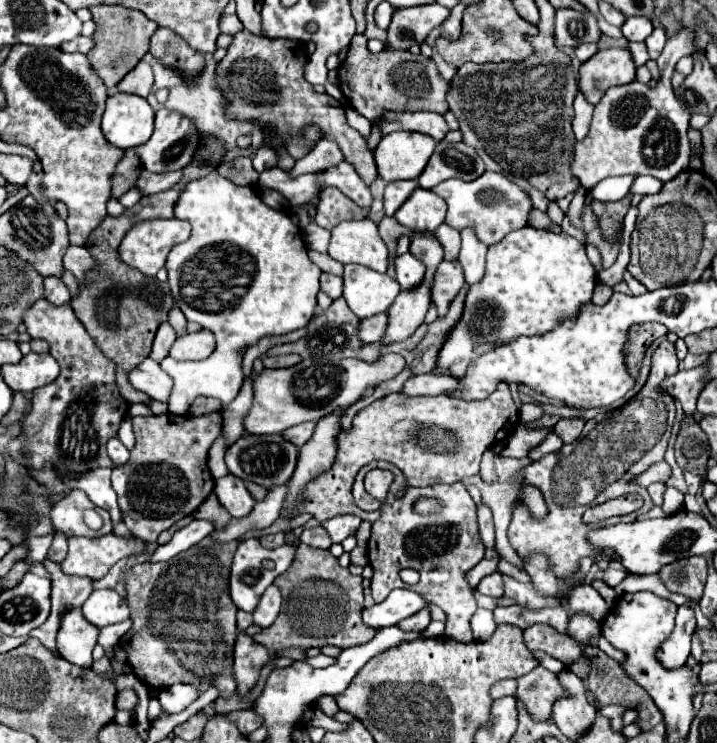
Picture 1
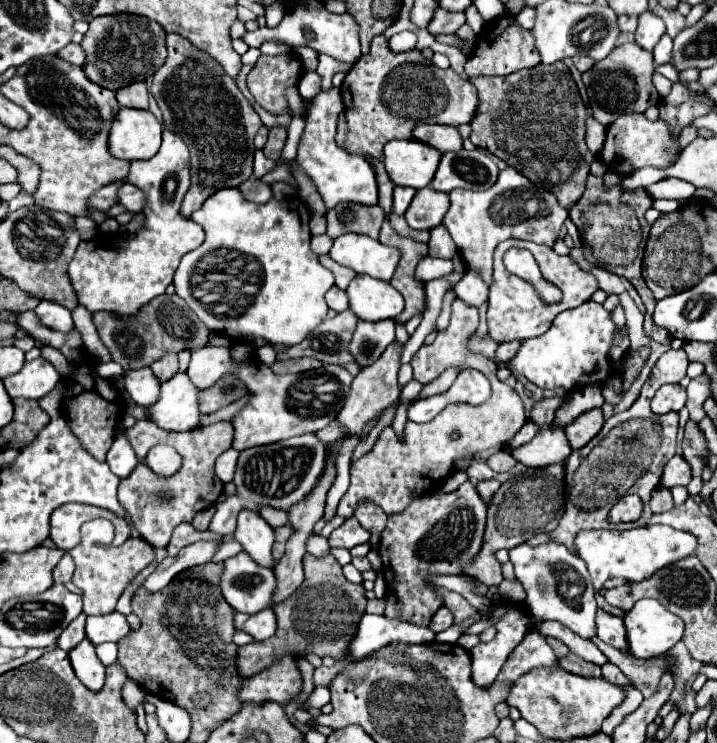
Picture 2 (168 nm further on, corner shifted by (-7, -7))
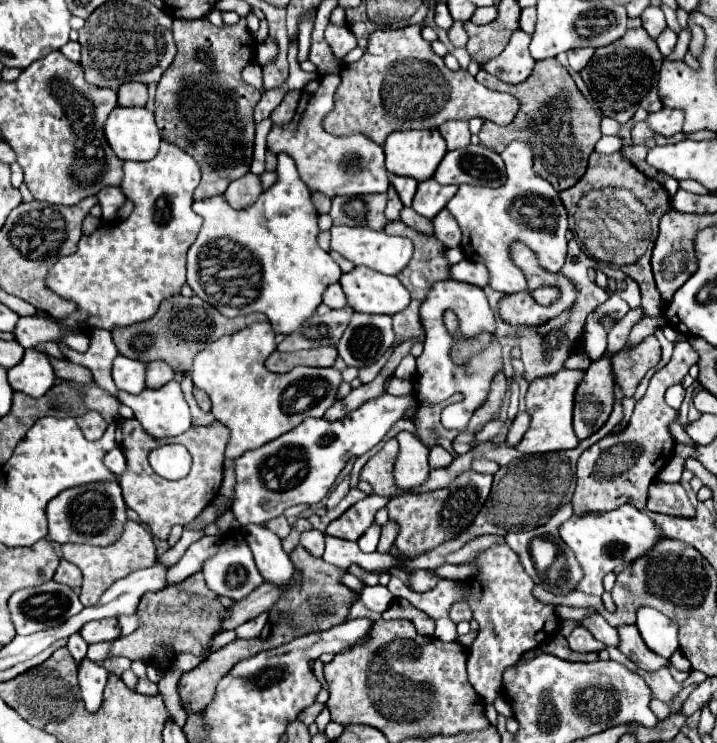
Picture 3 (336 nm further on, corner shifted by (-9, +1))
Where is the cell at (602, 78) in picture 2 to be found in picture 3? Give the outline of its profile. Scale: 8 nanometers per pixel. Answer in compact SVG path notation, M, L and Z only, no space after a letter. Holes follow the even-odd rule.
M633 28L627 30L621 40L615 40L605 48L597 48L593 60L585 66L585 70L581 70L581 78L587 84L593 100L601 108L603 116L609 116L623 124L633 118L637 108L643 108L647 112L657 112L663 108L657 96L661 64L663 56L655 40L649 38L643 28Z

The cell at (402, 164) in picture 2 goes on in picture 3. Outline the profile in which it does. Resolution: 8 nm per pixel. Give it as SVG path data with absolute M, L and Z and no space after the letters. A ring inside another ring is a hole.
M437 130L393 132L387 136L383 148L387 170L415 178L417 182L431 178L447 152L445 140Z

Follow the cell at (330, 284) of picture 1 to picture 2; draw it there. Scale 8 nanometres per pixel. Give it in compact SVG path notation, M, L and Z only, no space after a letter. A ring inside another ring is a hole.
M331 286L331 288L329 288L329 292L325 294L325 300L327 300L329 308L333 308L335 312L343 312L343 310L349 308L345 290L341 290L341 288L337 288L337 286Z

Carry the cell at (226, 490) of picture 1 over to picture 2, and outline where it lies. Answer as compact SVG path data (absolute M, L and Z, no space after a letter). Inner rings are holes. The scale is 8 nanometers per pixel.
M243 510L237 518L237 530L235 530L235 540L241 542L243 550L261 566L273 566L275 560L271 556L271 546L273 546L273 530L271 526L251 510Z

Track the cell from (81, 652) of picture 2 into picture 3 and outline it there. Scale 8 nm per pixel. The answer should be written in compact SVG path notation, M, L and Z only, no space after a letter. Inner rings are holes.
M83 660L79 668L79 688L87 712L97 712L103 704L103 688L107 684L109 672L91 660Z

